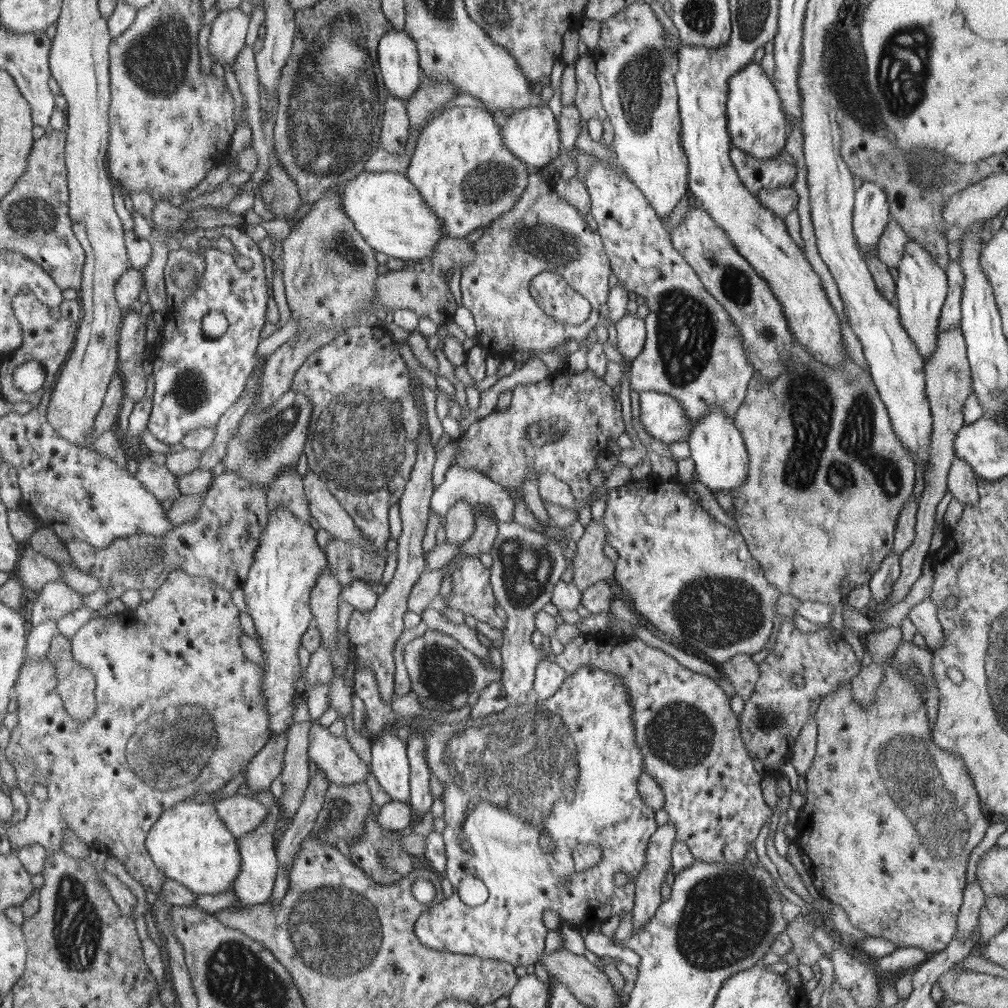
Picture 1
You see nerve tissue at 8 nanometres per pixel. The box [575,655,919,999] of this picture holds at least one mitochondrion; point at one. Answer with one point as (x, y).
(729, 916)

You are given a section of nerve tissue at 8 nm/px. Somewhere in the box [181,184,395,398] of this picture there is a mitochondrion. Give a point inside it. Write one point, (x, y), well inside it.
(340, 246)

